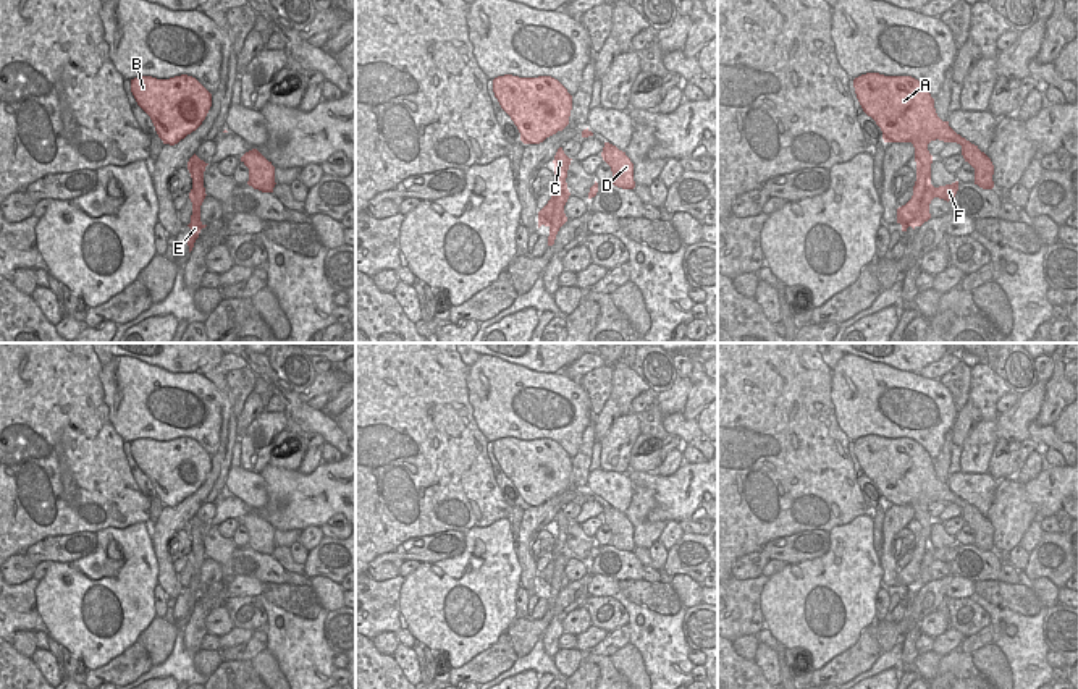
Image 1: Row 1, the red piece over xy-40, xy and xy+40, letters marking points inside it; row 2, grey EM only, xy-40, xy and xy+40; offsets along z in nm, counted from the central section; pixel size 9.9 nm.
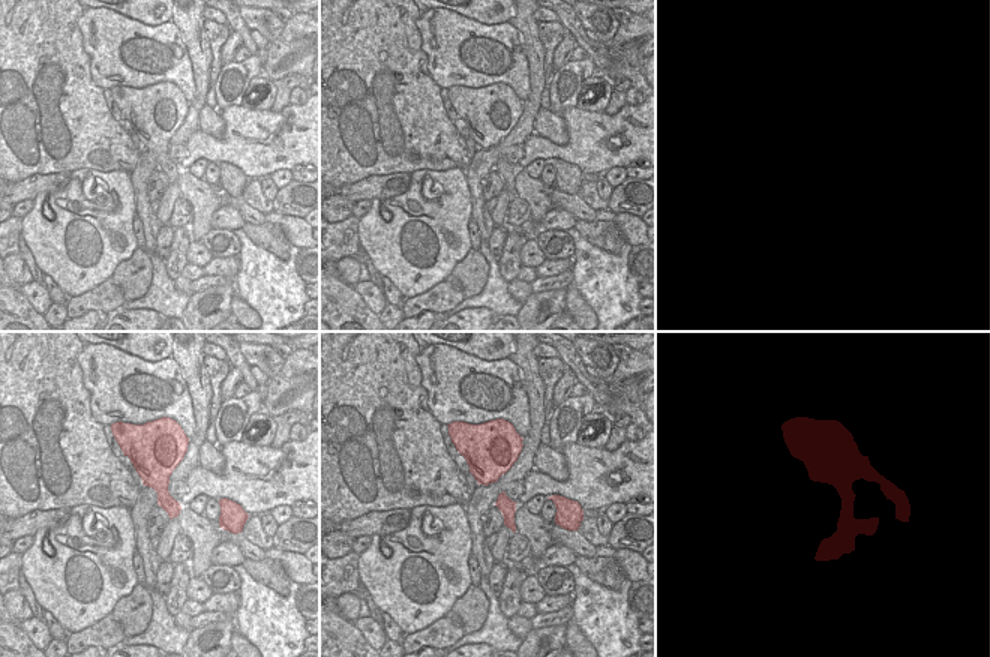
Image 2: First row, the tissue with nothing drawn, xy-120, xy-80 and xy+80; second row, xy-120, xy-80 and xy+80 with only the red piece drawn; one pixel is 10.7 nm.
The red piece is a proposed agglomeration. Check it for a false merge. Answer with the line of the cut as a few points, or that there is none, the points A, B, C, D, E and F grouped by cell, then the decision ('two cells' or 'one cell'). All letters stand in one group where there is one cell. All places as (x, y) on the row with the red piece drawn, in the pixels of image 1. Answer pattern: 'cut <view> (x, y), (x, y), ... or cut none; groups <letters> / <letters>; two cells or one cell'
cut xy+40 (931, 185), (922, 202), (922, 222); groups A B C D E / F; two cells

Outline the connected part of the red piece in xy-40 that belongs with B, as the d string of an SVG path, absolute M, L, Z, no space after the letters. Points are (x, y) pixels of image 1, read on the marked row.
M192 76L131 79L137 105L150 116L163 144L175 146L196 131L212 107L212 94Z

